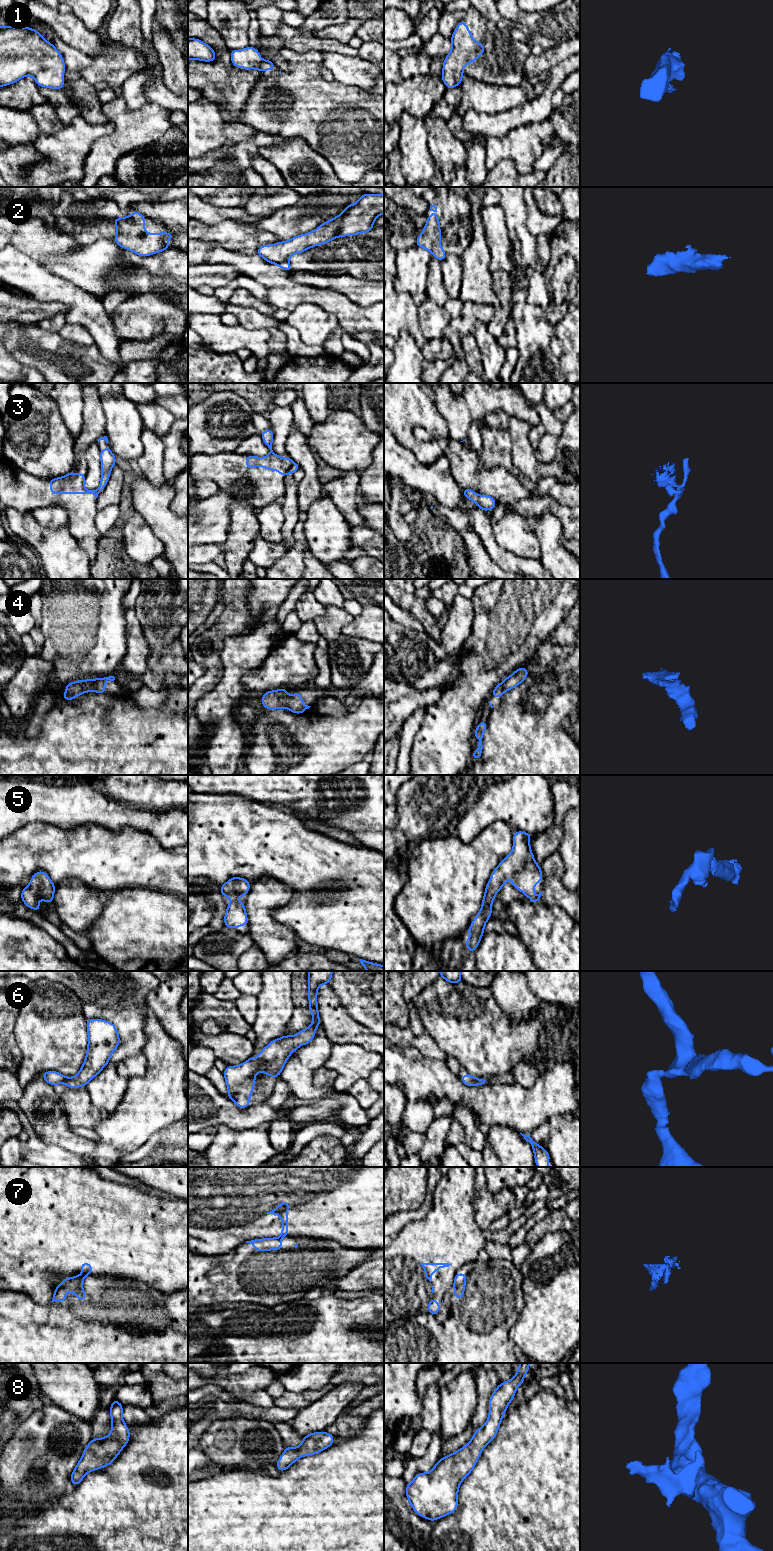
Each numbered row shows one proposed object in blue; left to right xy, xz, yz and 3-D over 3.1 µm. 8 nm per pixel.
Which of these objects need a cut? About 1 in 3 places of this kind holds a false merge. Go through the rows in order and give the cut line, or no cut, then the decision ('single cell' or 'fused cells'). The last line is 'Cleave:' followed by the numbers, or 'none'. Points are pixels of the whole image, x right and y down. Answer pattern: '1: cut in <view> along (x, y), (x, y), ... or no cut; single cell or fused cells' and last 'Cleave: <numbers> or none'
1: no cut; single cell
2: no cut; single cell
3: cut in xz along (293, 462), (286, 472); fused cells
4: no cut; single cell
5: no cut; single cell
6: no cut; single cell
7: cut in xy along (79, 1276), (83, 1278); fused cells
8: no cut; single cell
Cleave: 3, 7

